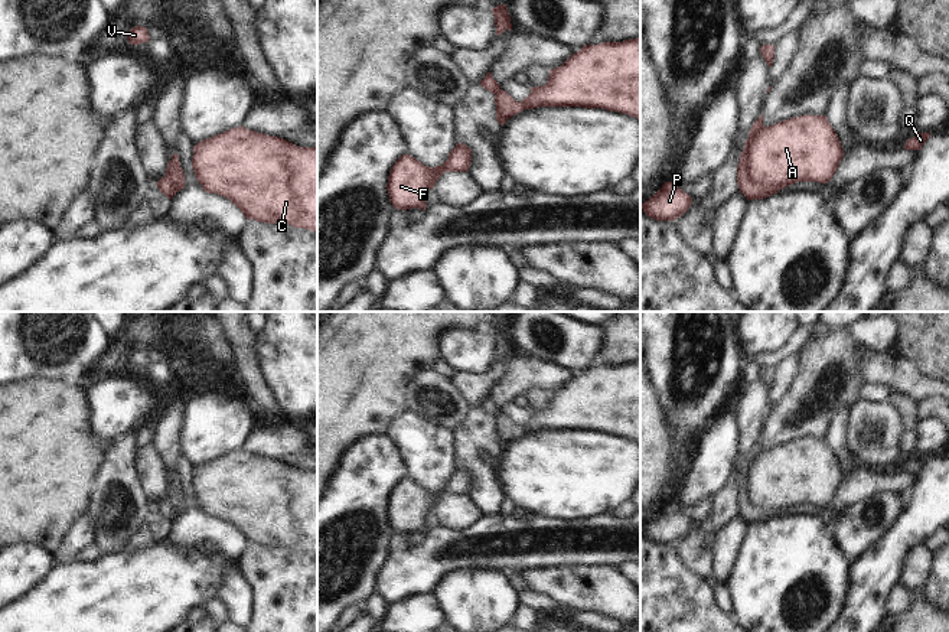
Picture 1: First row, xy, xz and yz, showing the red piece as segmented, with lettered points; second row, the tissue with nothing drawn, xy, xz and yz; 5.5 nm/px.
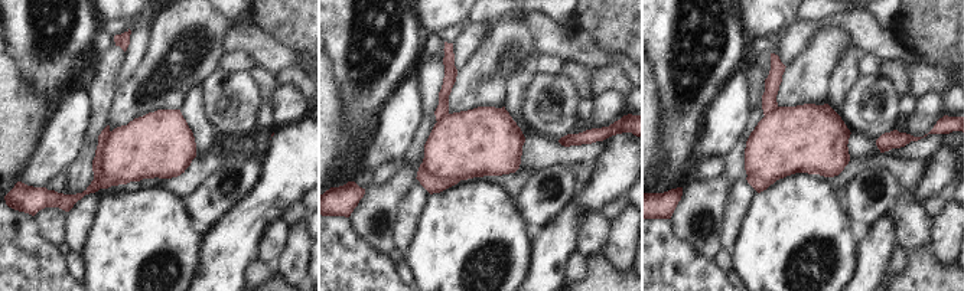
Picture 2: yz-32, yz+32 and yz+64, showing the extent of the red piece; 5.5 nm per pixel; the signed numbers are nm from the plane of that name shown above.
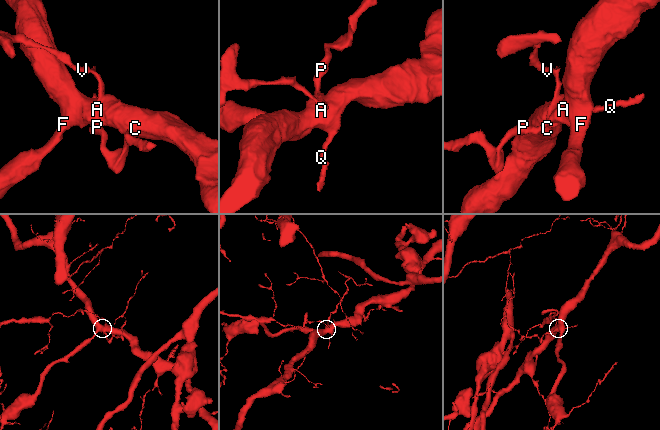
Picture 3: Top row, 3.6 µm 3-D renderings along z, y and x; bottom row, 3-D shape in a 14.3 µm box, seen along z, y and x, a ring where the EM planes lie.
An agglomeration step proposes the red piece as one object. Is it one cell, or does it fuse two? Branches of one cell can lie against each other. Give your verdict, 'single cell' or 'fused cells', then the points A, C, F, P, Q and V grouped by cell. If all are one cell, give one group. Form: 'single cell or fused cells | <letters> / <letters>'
fused cells | A C F P Q / V

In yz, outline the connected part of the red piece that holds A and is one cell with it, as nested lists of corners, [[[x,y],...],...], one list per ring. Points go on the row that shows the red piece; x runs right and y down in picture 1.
[[[799,115],[763,127],[747,153],[753,182],[785,189],[796,182],[828,183],[844,157],[826,115]]]

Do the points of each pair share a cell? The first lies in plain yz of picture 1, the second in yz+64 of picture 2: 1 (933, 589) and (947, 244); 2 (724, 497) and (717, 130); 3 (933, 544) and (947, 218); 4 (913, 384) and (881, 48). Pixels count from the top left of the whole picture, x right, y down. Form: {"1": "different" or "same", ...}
{"1": "same", "2": "different", "3": "different", "4": "same"}

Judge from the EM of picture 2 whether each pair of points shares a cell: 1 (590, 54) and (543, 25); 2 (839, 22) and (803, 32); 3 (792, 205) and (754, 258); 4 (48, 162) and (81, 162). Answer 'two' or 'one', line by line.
1: one
2: one
3: one
4: two

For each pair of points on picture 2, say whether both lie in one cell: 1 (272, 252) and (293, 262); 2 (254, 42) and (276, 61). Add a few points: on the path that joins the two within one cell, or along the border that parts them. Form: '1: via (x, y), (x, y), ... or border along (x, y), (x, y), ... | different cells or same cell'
1: border along (290, 226), (287, 244), (276, 265) | different cells
2: via (260, 45), (270, 55) | same cell

